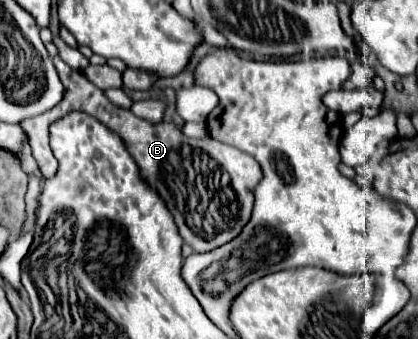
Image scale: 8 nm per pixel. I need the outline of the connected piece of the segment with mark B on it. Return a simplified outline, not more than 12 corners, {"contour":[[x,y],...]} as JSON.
{"contour":[[60,57],[64,101],[20,123],[44,177],[48,125],[84,111],[124,137],[182,239],[212,251],[242,231],[262,169],[110,103]]}

